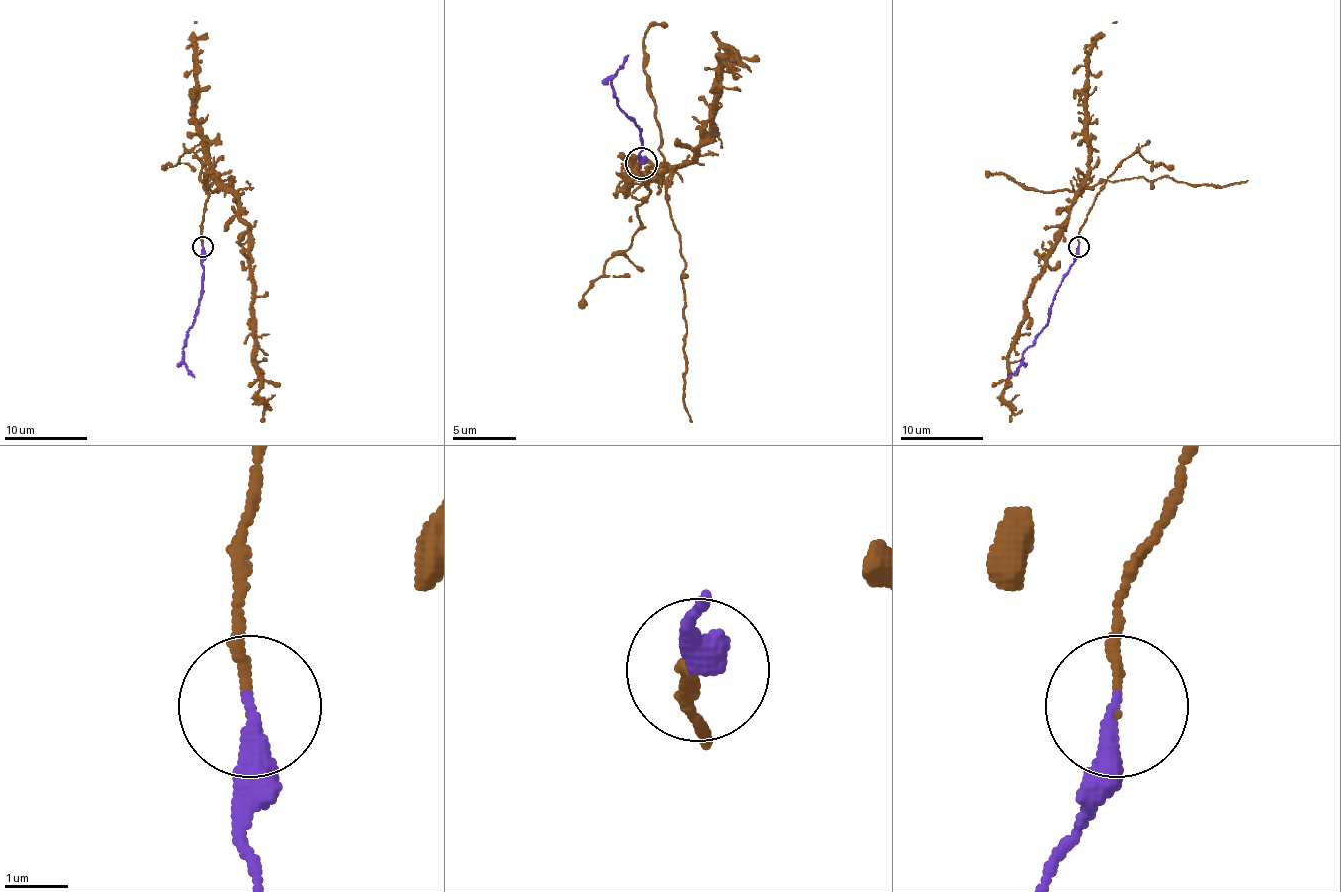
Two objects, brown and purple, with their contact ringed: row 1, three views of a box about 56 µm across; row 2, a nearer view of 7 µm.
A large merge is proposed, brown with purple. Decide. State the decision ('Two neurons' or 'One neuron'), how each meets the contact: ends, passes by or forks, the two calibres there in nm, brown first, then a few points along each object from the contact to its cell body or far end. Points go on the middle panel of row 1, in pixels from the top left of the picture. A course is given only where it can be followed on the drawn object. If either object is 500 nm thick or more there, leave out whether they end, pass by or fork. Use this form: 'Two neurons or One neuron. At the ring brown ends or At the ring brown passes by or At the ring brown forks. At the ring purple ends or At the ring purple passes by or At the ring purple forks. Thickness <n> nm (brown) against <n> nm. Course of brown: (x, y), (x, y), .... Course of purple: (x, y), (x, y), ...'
One neuron. At the ring brown ends. At the ring purple ends. Thickness 110 nm (brown) against 280 nm. Course of brown: (640, 164), (650, 189), (643, 196), (643, 183), (659, 180), (709, 139), (725, 47), (735, 60), (731, 57). Course of purple: (640, 164), (643, 148), (640, 129), (618, 107), (612, 79), (628, 54)

